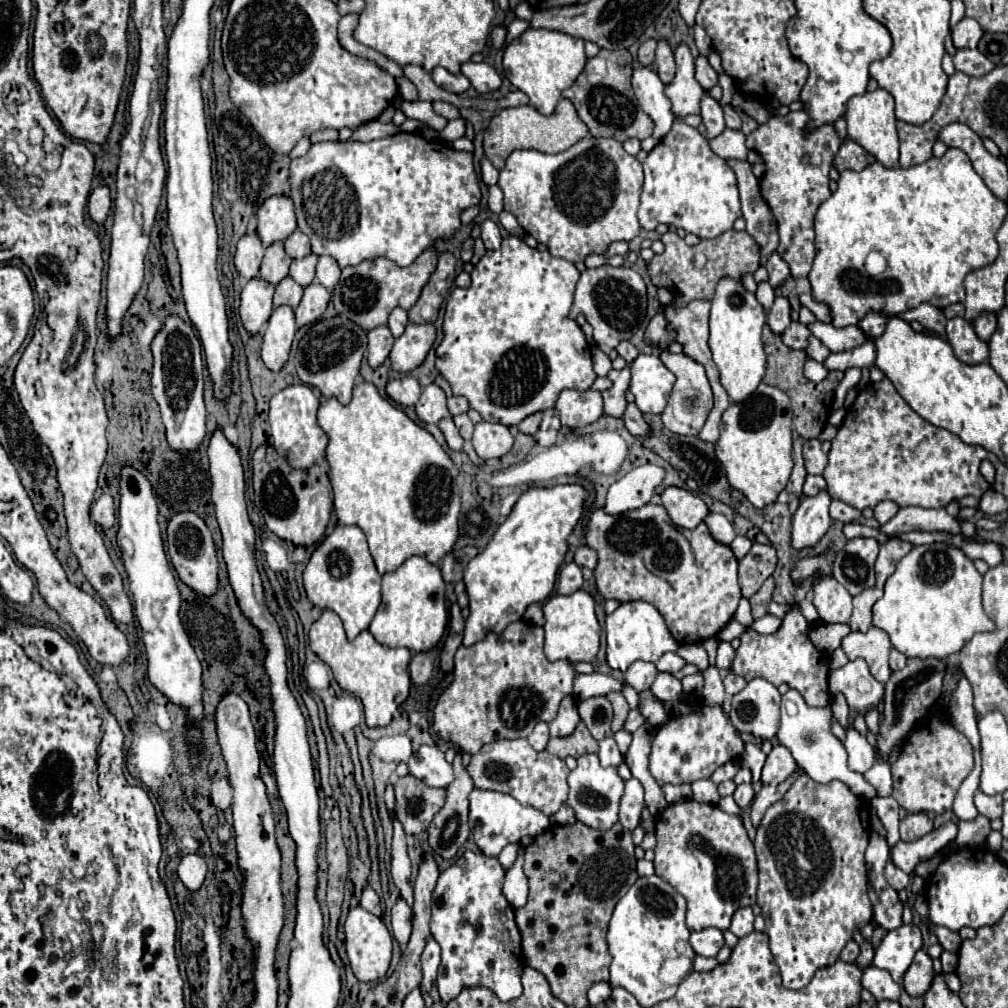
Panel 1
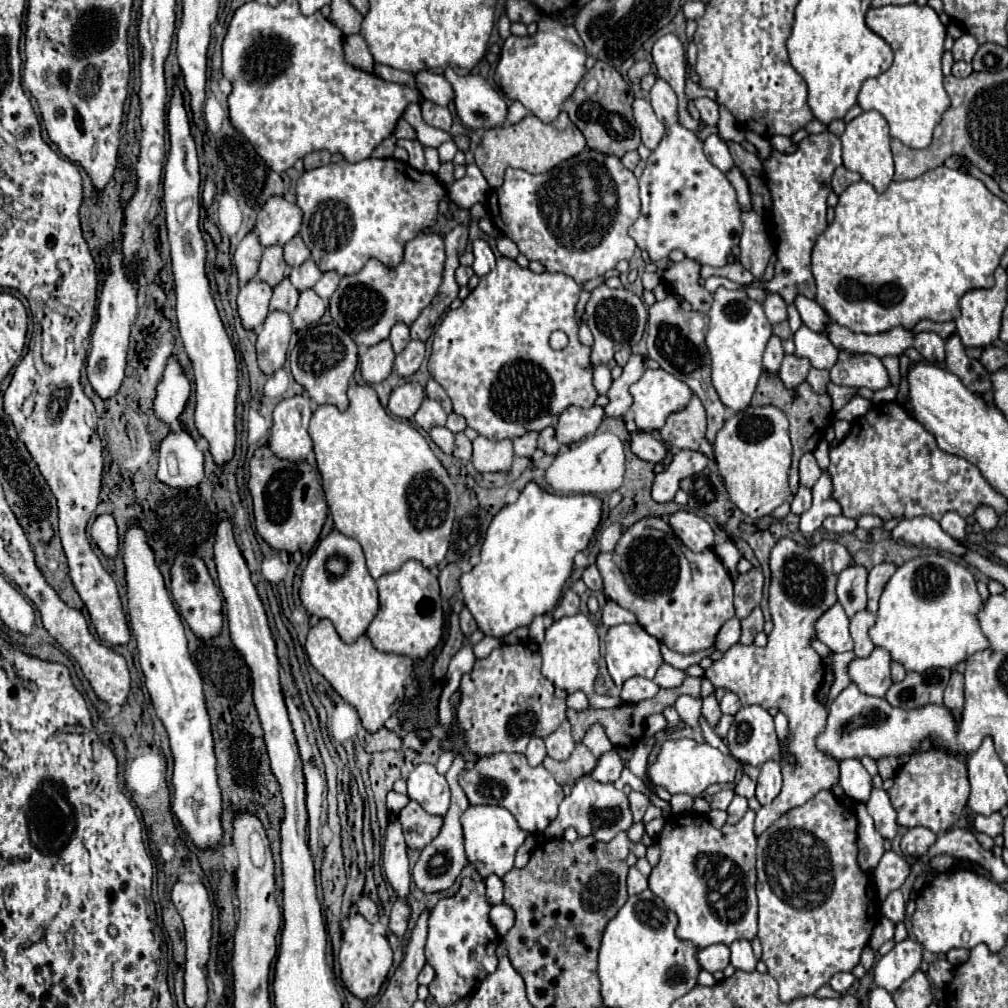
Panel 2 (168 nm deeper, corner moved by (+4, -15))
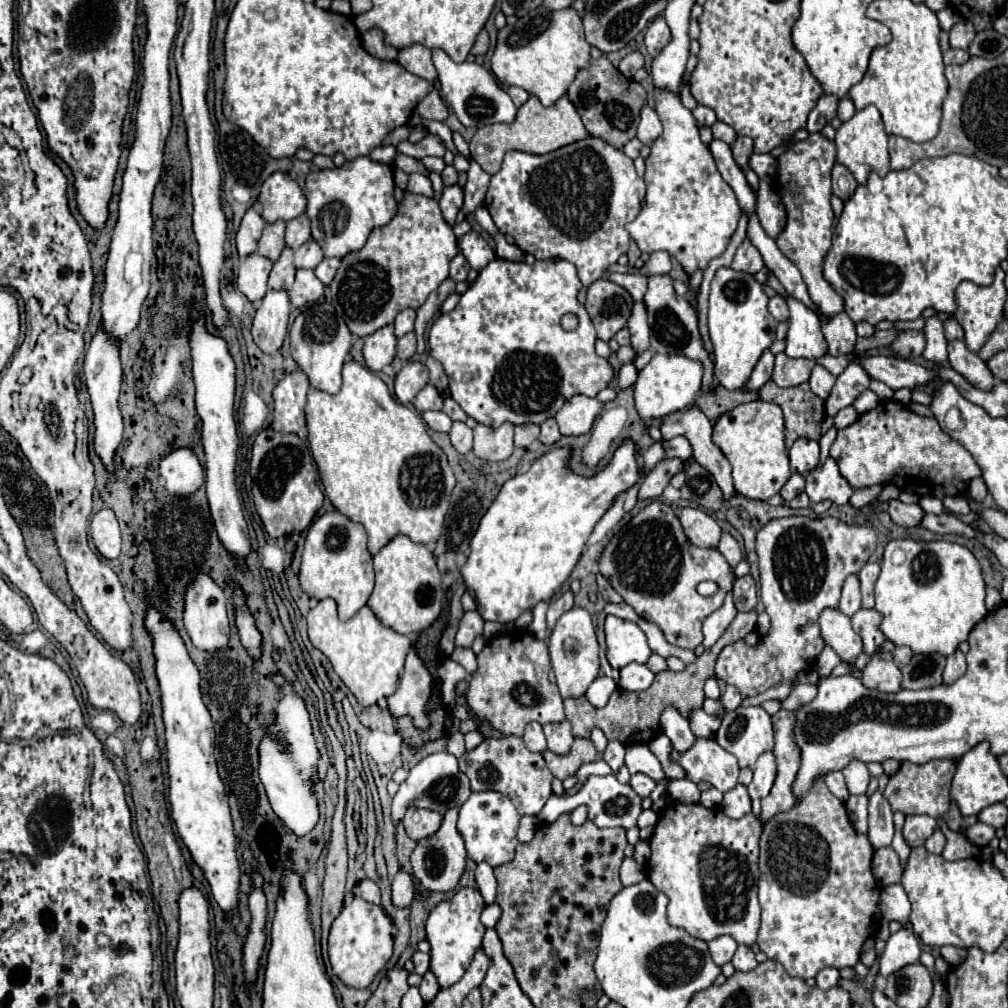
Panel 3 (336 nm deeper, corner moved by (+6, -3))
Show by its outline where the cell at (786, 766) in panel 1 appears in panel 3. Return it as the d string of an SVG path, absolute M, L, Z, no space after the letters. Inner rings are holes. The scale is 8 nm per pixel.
M765 752L753 766L753 782L747 786L751 798L765 798L773 786L777 774L773 752Z

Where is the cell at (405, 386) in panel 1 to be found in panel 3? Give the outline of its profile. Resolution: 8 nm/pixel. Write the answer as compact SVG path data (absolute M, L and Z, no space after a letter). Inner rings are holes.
M409 362L395 376L395 398L401 404L411 404L419 388L423 388L427 382L429 382L427 366L421 362Z

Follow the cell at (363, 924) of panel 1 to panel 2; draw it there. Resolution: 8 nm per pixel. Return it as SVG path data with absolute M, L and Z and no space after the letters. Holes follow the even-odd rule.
M361 914L349 916L349 926L343 932L343 944L339 950L339 968L345 988L361 1000L377 996L391 970L391 964L393 964L393 952L389 948L387 938L383 934L375 934L373 926Z

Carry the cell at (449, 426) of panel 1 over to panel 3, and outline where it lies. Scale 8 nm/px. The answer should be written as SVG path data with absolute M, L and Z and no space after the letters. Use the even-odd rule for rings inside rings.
M423 412L421 414L423 416L423 420L427 422L427 426L431 428L431 430L435 430L435 432L449 432L451 430L451 424L453 424L453 420L445 414L445 412Z

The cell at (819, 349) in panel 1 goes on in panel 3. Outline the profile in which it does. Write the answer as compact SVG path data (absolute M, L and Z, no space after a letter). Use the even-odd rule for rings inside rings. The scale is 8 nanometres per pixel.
M815 364L813 370L811 370L809 384L811 384L811 390L813 390L817 396L821 396L823 400L827 400L831 388L833 388L833 384L835 384L835 376L833 376L827 368L823 368L821 364Z

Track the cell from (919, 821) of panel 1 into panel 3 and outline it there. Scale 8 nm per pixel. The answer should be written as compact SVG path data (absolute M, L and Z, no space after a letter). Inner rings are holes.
M927 814L907 816L903 826L903 838L911 848L923 846L923 842L937 830L937 820Z

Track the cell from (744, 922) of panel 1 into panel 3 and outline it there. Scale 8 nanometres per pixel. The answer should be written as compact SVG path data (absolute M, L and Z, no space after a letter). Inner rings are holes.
M739 944L737 950L735 950L735 956L731 960L731 964L735 966L735 970L741 970L741 972L749 972L757 966L757 960L755 960L755 954L749 946L745 944Z

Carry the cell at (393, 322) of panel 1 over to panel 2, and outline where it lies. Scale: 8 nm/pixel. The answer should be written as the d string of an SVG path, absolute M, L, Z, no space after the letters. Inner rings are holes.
M395 324L393 328L391 328L391 336L389 336L389 340L391 340L391 344L393 344L393 350L395 350L395 354L399 354L403 348L405 348L405 344L409 344L409 326L407 324Z

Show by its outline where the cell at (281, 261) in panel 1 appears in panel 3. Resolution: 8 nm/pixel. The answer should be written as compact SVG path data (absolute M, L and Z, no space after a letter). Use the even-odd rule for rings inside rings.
M275 222L275 224L267 224L263 230L263 236L259 240L259 248L257 252L265 258L269 258L271 262L275 262L279 258L279 254L285 248L285 222Z

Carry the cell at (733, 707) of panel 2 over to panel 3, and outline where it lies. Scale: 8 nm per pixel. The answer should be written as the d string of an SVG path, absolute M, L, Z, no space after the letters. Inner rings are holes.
M727 686L725 692L721 694L721 702L723 702L725 710L735 710L741 704L741 700L743 698L741 698L741 694L739 694L739 690L735 686Z

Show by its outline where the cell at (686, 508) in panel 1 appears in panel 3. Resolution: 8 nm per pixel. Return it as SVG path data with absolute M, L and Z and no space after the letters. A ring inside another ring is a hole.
M683 508L679 514L687 538L699 548L715 548L721 538L719 524L699 508Z

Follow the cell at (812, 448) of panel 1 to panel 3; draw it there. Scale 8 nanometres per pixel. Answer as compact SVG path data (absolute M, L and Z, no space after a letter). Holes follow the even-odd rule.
M797 440L789 450L789 458L791 466L799 474L805 474L819 464L819 444L815 440Z

